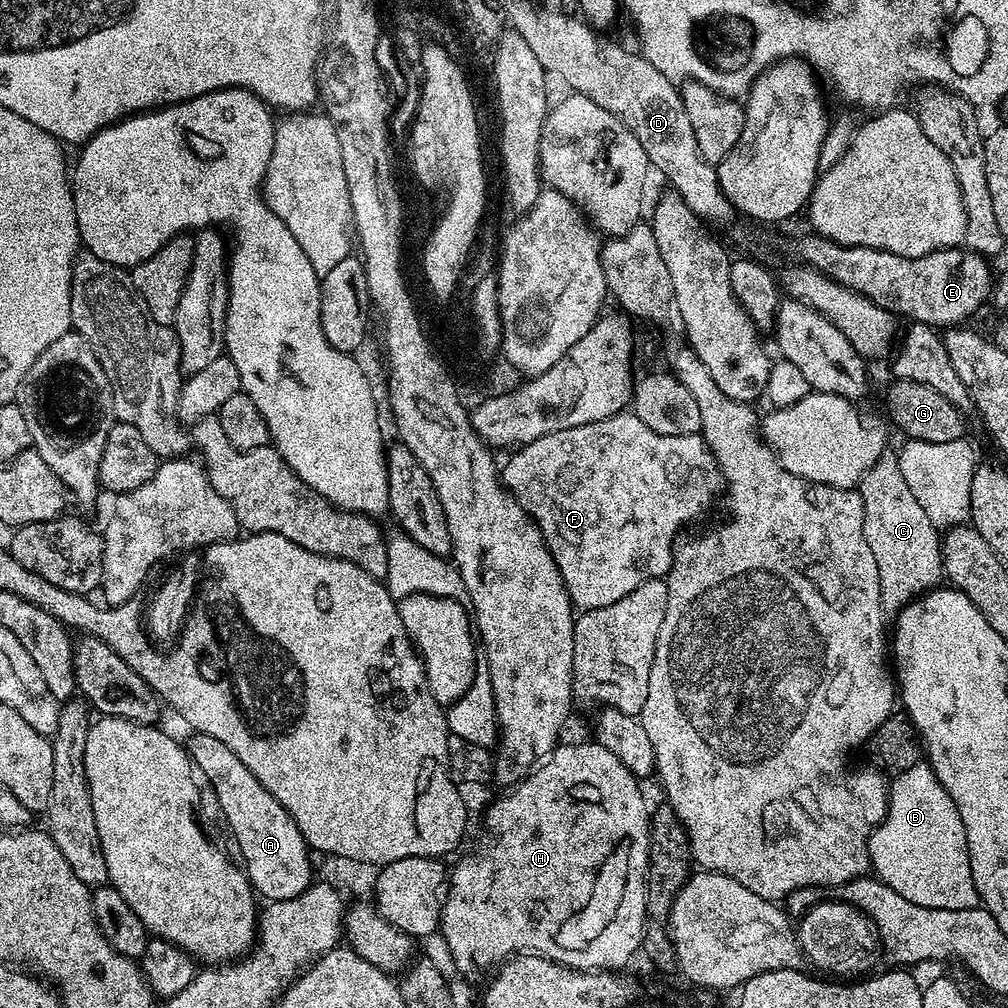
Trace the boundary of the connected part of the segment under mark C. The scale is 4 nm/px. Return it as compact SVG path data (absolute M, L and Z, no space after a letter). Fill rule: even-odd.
M893 447L884 448L878 462L871 467L858 485L858 491L863 498L863 533L878 567L879 596L885 615L899 615L901 609L916 599L937 587L943 579L943 545L939 529L930 522L926 510L919 505L918 500L910 491L906 478L902 475L899 453Z

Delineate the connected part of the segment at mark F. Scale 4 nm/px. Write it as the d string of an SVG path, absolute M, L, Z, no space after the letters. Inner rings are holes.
M631 410L614 413L612 417L604 418L598 422L590 422L589 425L575 426L574 429L546 434L544 437L538 438L537 441L517 447L512 453L514 453L513 456L505 464L502 464L502 483L511 492L512 497L527 510L532 521L539 526L542 538L558 566L560 577L564 580L573 605L583 611L609 606L610 603L625 598L632 590L636 590L647 580L667 577L672 568L674 545L678 540L676 535L687 524L692 524L699 516L707 514L708 507L711 506L712 499L716 496L716 487L719 489L722 484L719 467L712 457L710 449L704 445L703 436L699 434L695 436L658 434L654 430L650 430L650 426L646 426L646 422L642 422L642 418L638 418Z

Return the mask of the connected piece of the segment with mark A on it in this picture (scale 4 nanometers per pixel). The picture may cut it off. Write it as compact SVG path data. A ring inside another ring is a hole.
M192 732L189 737L186 740L188 754L202 776L204 771L205 778L212 783L216 804L240 847L239 859L253 889L268 902L298 898L298 894L314 882L314 876L313 857L294 818L290 818L282 802L278 802L278 798L274 798L274 794L270 794L270 790L266 790L266 786L262 786L262 782L258 782L246 766L242 766L241 760L228 749L226 742L218 742L218 738L210 738L210 734L201 732Z

